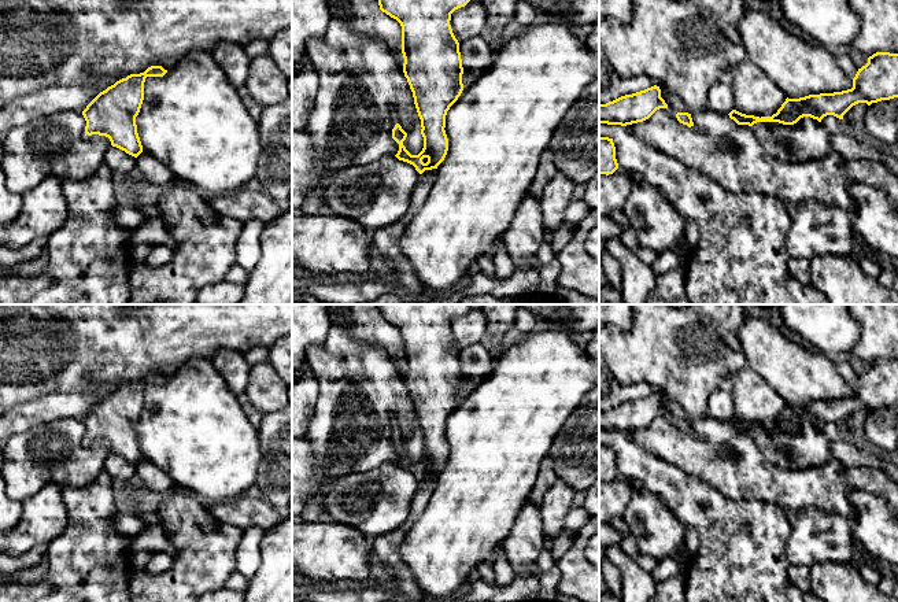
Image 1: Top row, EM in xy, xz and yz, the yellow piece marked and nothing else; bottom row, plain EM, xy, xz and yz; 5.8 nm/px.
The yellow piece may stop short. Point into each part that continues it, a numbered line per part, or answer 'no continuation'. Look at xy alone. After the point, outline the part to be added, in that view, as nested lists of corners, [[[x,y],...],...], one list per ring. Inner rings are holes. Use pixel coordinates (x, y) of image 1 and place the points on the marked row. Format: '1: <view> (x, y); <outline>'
no continuation

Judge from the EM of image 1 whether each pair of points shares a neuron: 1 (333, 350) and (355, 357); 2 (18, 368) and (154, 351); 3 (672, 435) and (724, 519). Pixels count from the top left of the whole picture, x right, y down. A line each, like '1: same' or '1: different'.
1: same
2: same
3: different

